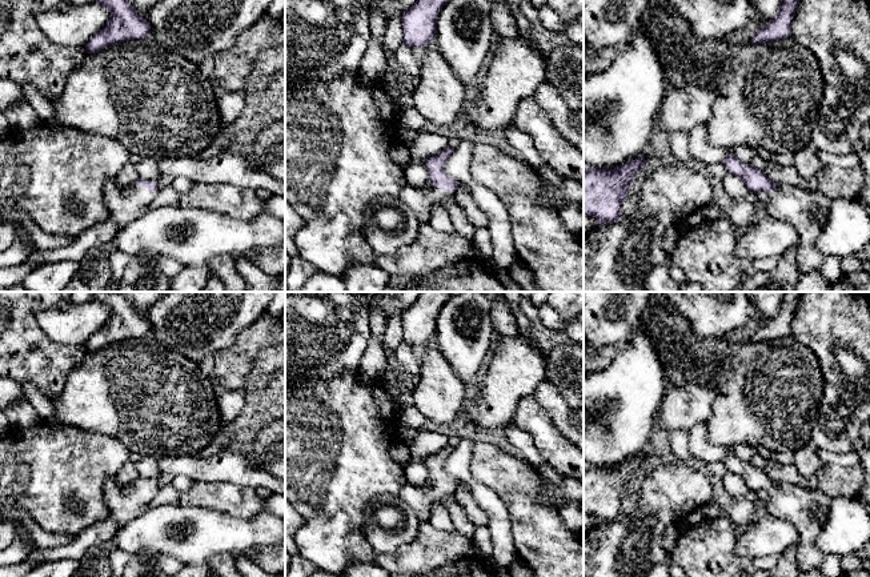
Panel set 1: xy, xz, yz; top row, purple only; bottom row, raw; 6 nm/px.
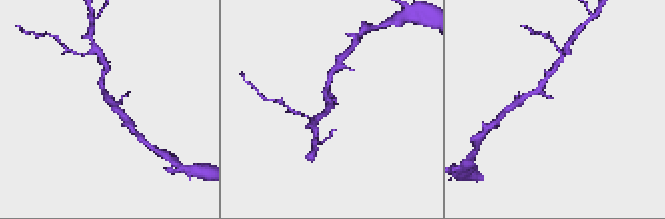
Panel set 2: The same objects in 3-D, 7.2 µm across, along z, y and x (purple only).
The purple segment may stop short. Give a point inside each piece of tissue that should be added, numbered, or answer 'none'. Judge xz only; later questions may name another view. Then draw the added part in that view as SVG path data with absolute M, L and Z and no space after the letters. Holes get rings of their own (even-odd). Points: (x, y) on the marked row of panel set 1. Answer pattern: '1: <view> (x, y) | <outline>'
1: xz (420, 200) | M430 181L424 188L406 185L398 199L410 208L421 224L429 224L436 204L445 204L454 199L454 192L434 188Z

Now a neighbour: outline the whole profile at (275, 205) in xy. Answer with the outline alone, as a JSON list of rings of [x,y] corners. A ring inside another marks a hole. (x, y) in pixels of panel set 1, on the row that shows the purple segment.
[[[270,195],[264,200],[265,207],[261,213],[272,215],[285,220],[285,197]]]

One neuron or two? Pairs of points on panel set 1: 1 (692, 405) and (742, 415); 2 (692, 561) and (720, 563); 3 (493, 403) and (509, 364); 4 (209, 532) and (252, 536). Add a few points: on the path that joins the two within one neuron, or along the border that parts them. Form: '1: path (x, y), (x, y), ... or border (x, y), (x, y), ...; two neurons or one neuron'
1: border (712, 380), (714, 400), (712, 415), (705, 421); two neurons
2: path (698, 561), (713, 561); one neuron
3: path (497, 393), (509, 377), (509, 373); one neuron
4: path (220, 532), (241, 535); one neuron

